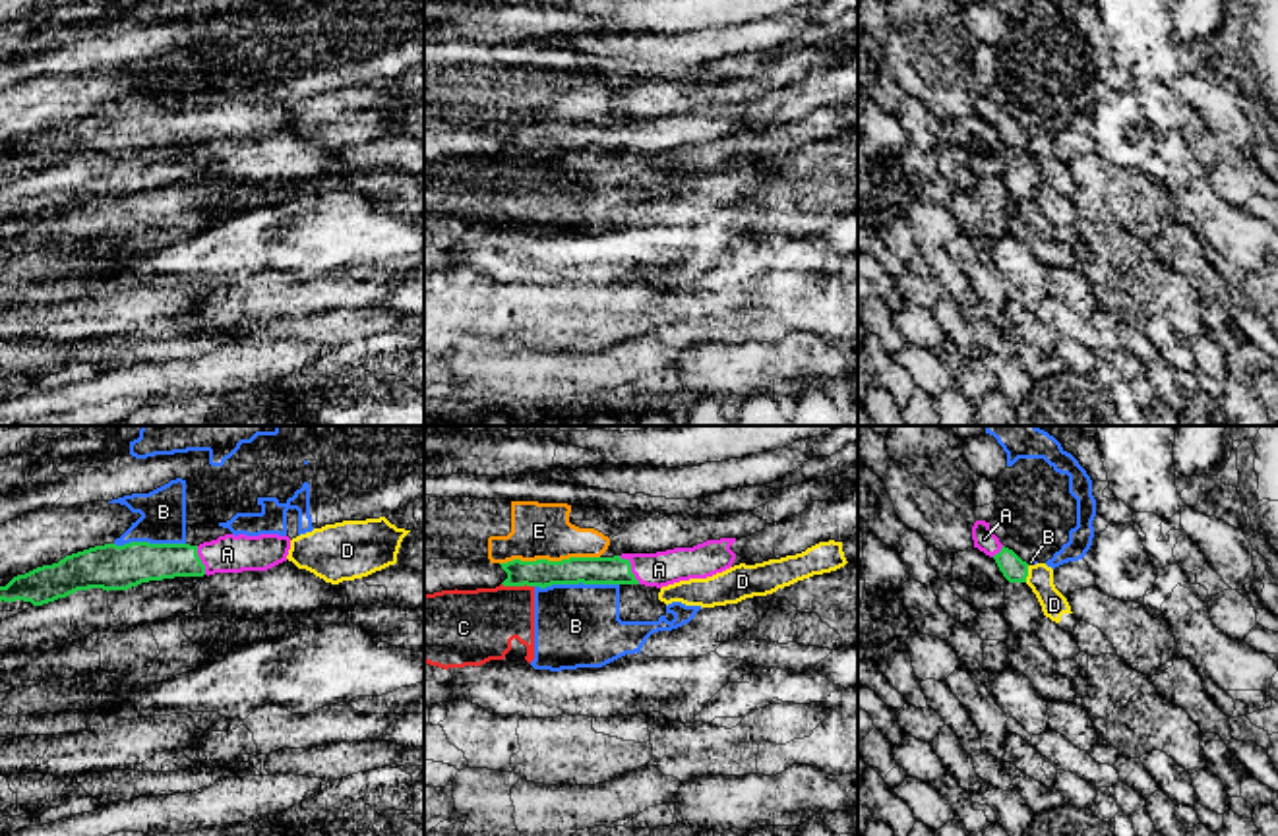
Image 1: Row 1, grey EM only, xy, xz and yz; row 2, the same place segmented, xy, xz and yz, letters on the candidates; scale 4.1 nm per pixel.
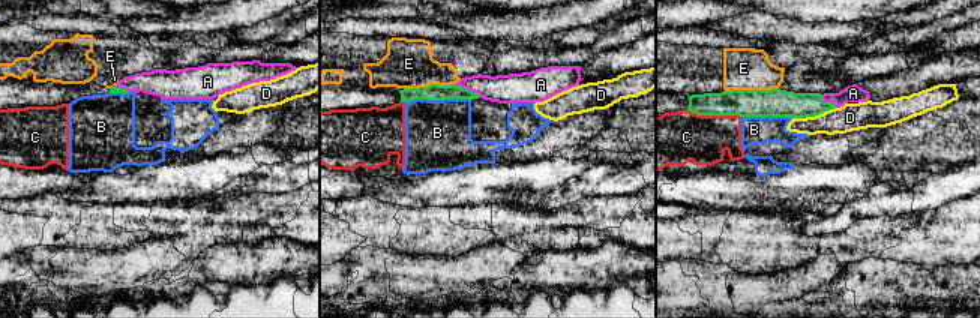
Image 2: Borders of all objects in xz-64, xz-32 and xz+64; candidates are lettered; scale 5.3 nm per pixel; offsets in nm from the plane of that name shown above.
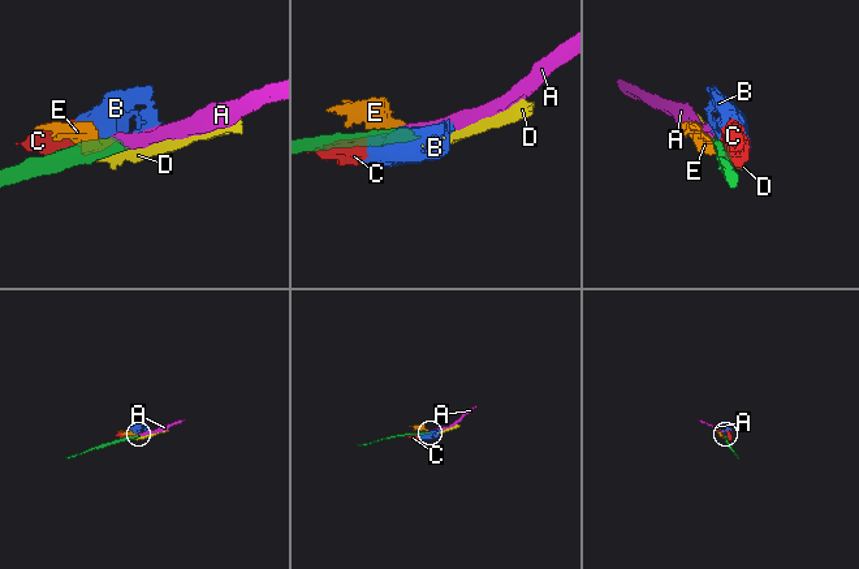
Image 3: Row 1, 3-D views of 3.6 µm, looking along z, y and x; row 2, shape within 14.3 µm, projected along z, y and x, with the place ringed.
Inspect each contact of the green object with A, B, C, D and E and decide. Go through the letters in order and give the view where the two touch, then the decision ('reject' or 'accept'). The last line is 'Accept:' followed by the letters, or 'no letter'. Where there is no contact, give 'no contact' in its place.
A: meets green in xz; accept
B: meets green in xz; reject
C: meets green in xz; reject
D: meets green in yz; reject
E: meets green in xz; reject
Accept: A

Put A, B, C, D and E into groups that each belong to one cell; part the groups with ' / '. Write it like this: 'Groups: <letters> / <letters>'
Groups: A / B C / D / E

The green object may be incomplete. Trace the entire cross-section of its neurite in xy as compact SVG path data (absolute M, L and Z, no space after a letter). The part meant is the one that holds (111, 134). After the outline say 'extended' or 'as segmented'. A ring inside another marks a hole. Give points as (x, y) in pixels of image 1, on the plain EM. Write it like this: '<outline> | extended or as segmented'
M225 101L199 112L105 110L14 143L0 153L0 168L23 166L43 172L89 155L108 159L174 143L267 137L287 128L289 116L290 104L279 101Z | extended

